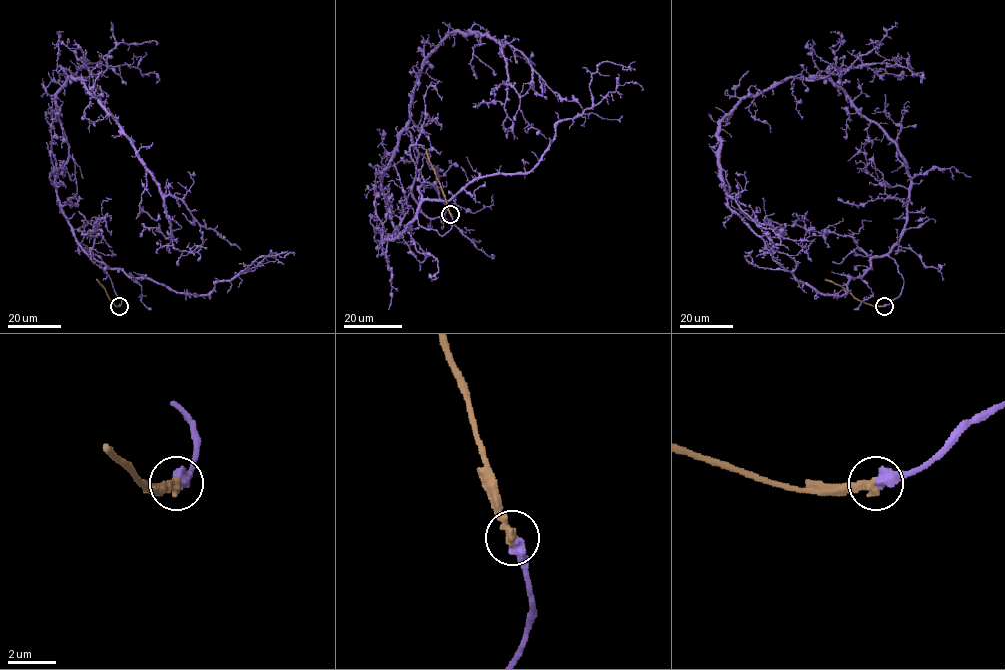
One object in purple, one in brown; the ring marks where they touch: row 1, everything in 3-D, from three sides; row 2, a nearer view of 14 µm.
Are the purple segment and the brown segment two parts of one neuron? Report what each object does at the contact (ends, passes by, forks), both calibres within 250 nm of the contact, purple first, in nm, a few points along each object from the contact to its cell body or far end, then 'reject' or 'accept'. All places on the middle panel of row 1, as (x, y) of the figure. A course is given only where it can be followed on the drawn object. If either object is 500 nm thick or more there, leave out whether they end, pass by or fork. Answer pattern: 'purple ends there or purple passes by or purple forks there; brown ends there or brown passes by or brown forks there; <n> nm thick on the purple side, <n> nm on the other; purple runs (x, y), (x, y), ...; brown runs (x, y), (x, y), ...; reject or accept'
500 nm thick on the purple side, 400 nm on the other; purple runs (450, 215), (443, 236), (414, 219), (380, 243), (394, 235), (381, 174), (449, 35), (499, 43), (546, 139); brown runs (450, 214), (425, 149); accept

